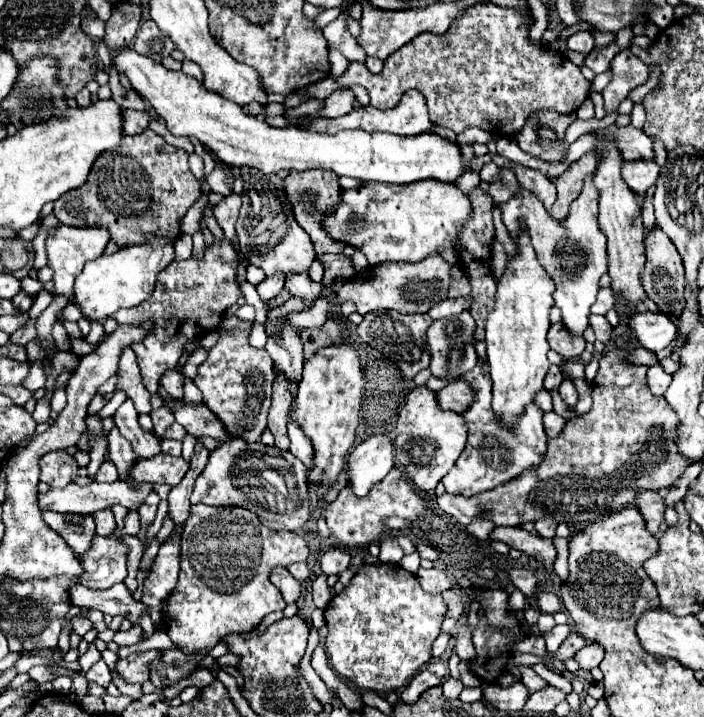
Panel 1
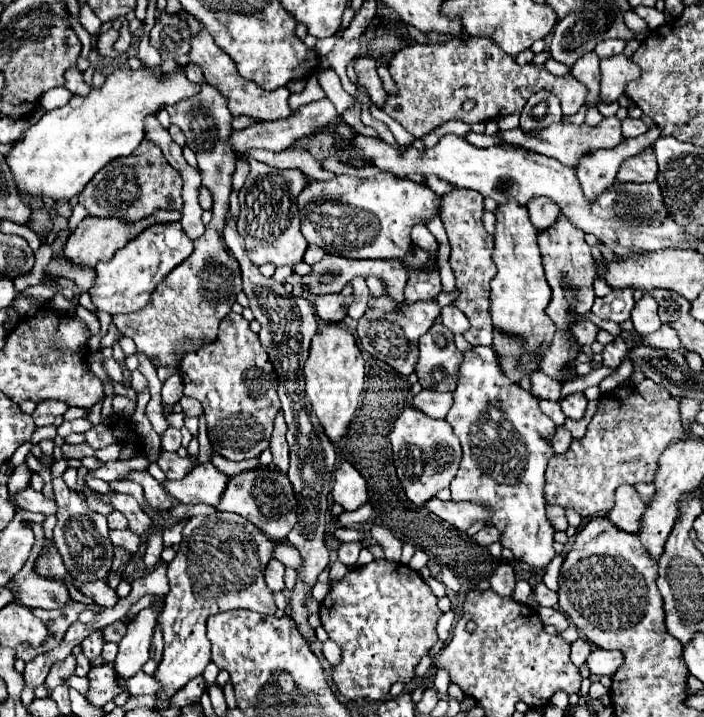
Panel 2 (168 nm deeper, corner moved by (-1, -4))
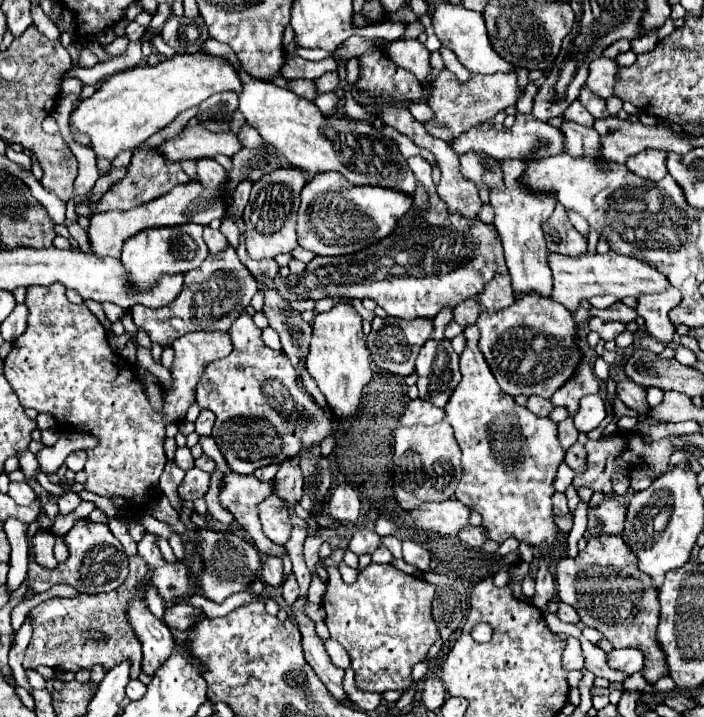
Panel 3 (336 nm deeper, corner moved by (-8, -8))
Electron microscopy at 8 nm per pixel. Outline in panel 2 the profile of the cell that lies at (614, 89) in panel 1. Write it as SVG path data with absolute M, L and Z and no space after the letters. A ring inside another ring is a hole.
M617 55L613 59L601 61L601 99L605 105L615 103L623 93L627 83L639 79L641 69L627 55Z

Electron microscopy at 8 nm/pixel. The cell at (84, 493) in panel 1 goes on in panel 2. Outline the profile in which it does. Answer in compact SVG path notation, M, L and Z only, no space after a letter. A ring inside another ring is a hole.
M31 487L23 489L21 495L17 495L17 503L25 511L35 511L35 513L43 513L43 515L55 515L57 513L57 503L53 499L45 497L43 493L33 491Z

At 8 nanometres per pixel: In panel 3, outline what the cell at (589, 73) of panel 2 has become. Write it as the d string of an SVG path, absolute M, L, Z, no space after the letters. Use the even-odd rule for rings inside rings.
M582 87L578 101L580 101L596 119L606 119L606 117L610 117L608 111L606 111L606 101L600 99L598 95L592 95L592 91L588 91L586 87Z

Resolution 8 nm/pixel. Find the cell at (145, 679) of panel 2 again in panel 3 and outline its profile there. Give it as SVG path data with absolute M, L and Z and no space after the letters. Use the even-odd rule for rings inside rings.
M130 681L128 685L126 685L126 697L130 699L130 701L138 701L138 699L142 699L144 697L144 693L146 693L146 685L142 683L142 681Z

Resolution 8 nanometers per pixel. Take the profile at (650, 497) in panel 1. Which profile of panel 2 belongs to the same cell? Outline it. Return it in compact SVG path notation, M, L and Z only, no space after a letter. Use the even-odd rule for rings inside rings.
M621 485L615 491L615 507L607 513L611 523L619 529L637 533L641 531L641 515L645 513L645 501L631 485Z

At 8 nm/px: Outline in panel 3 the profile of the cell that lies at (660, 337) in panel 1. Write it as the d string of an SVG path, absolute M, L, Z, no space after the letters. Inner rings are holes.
M668 287L668 291L660 295L640 295L636 311L646 321L646 329L658 341L670 343L674 335L674 325L668 319L668 311L680 303L680 291L676 287Z

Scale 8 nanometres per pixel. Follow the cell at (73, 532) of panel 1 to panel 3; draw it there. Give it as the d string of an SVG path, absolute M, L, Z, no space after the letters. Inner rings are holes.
M80 519L66 535L64 541L68 545L68 559L56 569L44 569L40 565L30 565L28 569L28 589L34 593L44 593L54 585L70 585L78 593L108 593L120 587L128 577L128 557L122 549L122 543L110 533L104 523L86 523Z

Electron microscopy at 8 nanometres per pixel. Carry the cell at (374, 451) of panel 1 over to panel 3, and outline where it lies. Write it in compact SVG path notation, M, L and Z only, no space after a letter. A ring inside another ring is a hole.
M348 483L338 485L328 501L328 513L338 521L356 521L360 515L360 497L356 489Z

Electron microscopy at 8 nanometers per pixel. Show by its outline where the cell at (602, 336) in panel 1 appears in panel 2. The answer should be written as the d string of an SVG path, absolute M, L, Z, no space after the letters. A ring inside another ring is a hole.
M617 335L611 343L605 345L605 349L603 349L603 353L601 353L601 355L603 355L603 365L617 369L617 367L621 365L621 361L623 361L625 353L627 353L627 345L625 345L623 337Z

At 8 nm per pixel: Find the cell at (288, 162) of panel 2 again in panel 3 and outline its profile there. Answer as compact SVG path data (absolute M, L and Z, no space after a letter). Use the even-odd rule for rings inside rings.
M324 93L324 95L314 97L314 105L316 105L320 111L324 111L324 115L330 115L330 113L336 109L336 103L338 103L338 99L336 99L336 95L332 95L332 93Z

